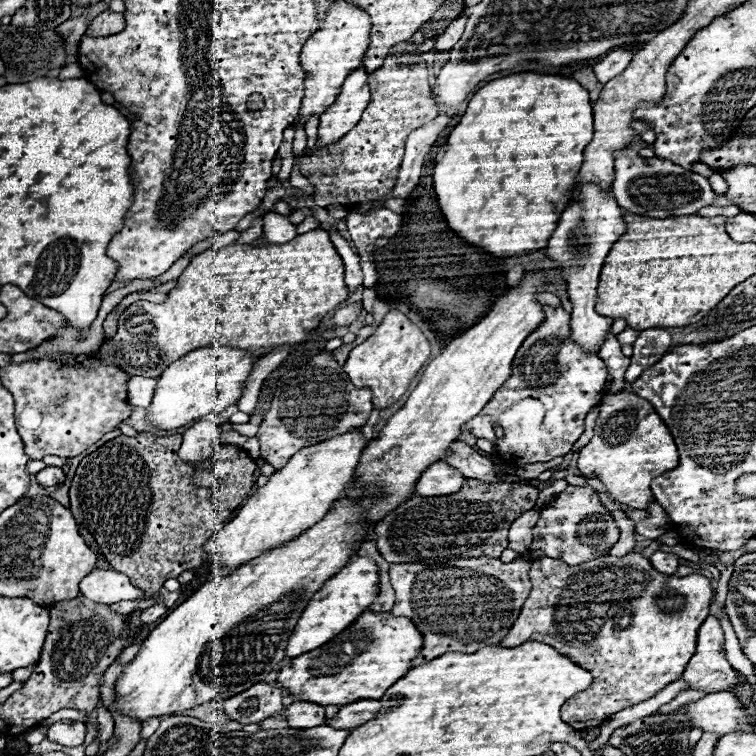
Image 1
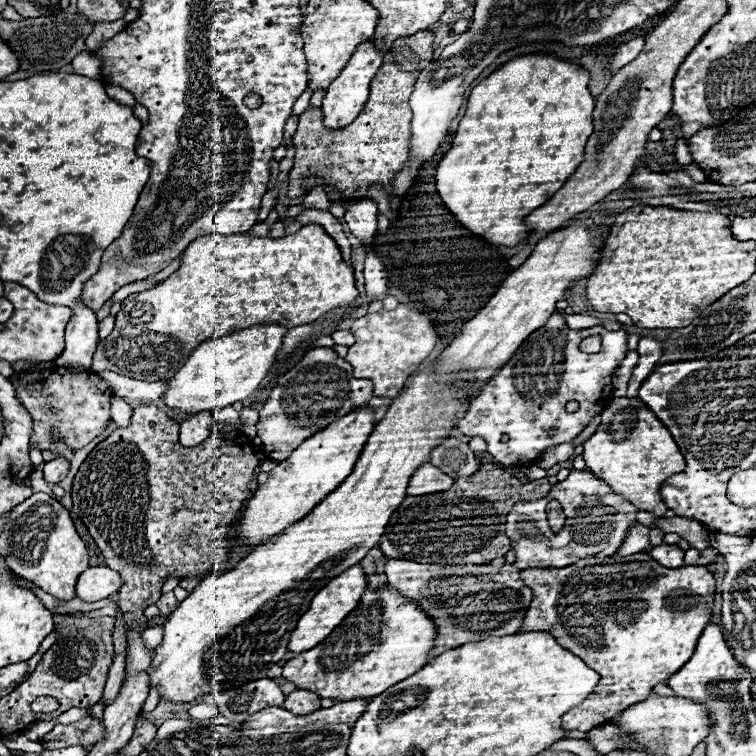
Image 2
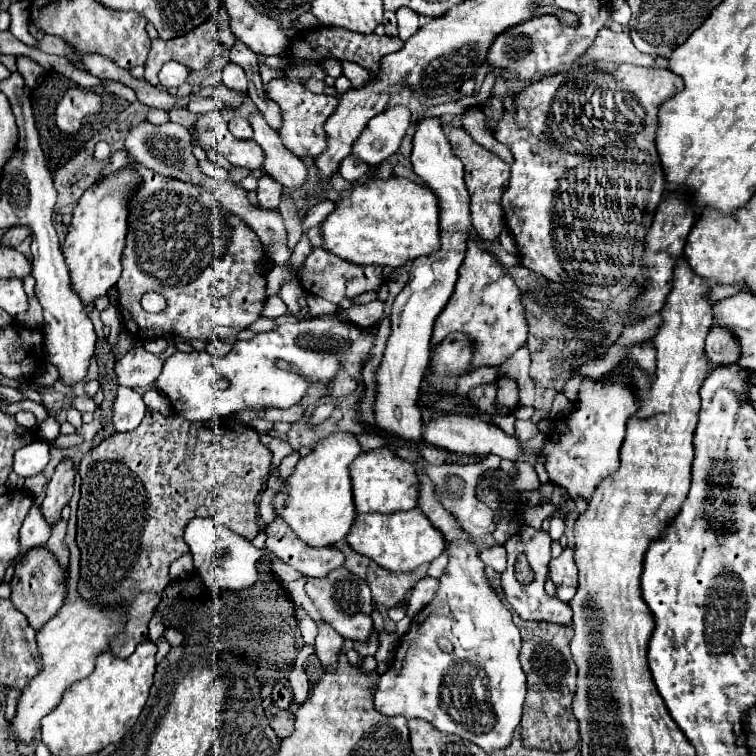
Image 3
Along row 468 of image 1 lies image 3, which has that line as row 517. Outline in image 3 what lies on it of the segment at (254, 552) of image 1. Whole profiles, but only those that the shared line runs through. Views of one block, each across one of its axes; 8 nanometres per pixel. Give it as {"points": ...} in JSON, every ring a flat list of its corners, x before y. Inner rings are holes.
{"points":[[330,434,322,438,308,456,300,458,294,472,284,480,282,488,276,492,272,502,274,514,284,518,292,532,306,544,314,548,324,548,336,544,348,534,356,518,348,466,358,454,362,454,362,448,354,434]]}

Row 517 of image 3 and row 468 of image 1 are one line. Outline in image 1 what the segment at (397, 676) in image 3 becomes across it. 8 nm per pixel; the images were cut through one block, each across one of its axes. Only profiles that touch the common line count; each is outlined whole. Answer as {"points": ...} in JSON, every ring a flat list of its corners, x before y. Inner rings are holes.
{"points":[[436,462,428,466,414,488,414,494,418,496,444,496,444,494,454,494,460,490,464,484,464,476,448,466,446,462]]}

